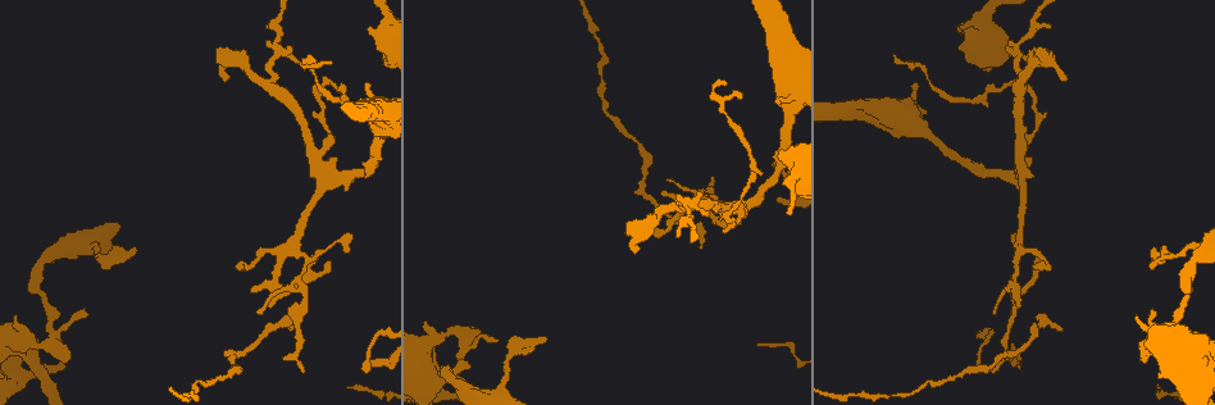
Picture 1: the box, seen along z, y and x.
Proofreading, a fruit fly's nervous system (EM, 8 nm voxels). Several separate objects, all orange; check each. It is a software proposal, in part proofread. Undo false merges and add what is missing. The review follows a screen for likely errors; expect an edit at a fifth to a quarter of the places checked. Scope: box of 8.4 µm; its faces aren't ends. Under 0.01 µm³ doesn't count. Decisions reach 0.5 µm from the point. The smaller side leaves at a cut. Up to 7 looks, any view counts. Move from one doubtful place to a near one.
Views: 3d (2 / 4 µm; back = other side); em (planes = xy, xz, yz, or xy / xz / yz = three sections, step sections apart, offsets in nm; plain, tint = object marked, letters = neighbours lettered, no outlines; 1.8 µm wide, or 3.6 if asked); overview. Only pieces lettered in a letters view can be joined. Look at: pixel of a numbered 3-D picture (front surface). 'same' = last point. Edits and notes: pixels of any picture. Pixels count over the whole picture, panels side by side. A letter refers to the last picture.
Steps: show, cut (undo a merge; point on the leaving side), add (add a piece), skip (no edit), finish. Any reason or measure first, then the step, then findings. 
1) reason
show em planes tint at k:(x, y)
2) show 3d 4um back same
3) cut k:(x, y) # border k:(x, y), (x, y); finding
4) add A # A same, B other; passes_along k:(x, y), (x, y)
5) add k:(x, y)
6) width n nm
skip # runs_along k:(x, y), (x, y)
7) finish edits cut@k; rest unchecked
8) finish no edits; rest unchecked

free end
show em planes letters at 1:(368, 30)

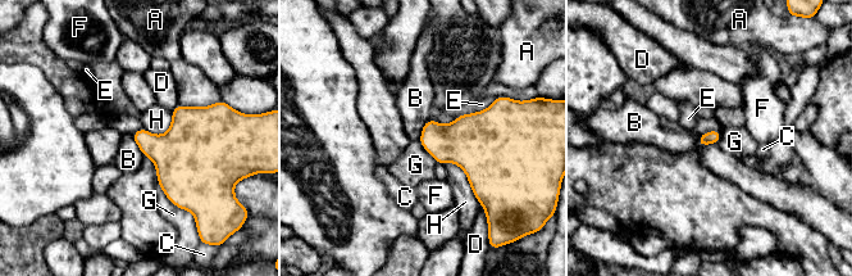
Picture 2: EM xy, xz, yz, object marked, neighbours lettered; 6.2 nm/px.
longest_contact H 340 nm
skip # A other, B other, C other, D other, E other, F other, G other, H other; no lettered piece goes on from it

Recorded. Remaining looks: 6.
three arms meet
show 3d 2um at 1:(271, 85)

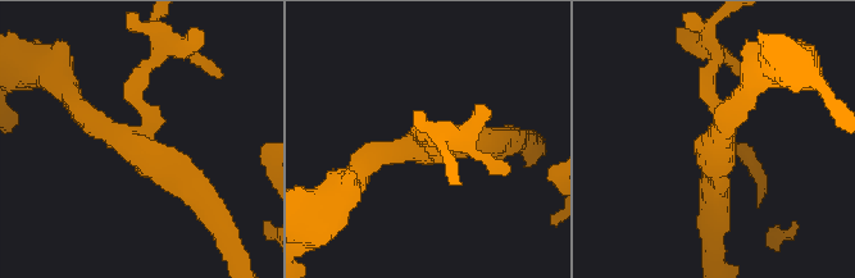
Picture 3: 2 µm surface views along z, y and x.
arms 3
show em xy step 8 letters at 3:(430, 147)

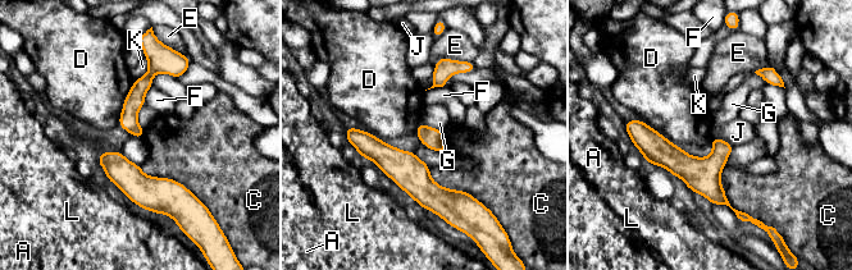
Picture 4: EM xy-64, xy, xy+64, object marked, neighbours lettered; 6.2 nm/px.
skip # A other, C other, D other, E other, F other, G other, J other, K other, L other; continuous, no second neuron

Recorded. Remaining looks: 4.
arms run side by side
show em planes plain at 1:(1016, 250)

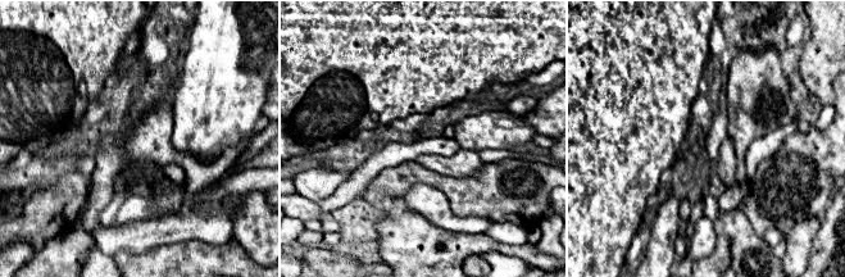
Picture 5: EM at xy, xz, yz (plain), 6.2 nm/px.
where the object lies
show em planes tint same

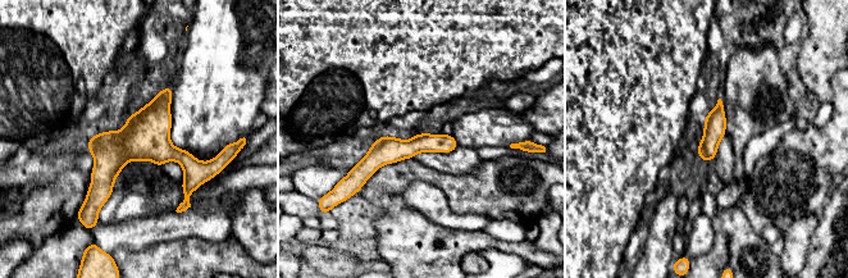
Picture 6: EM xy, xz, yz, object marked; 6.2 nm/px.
what lies round it
show em planes letters same

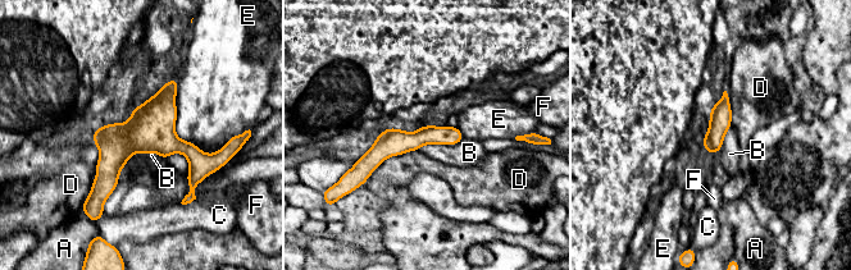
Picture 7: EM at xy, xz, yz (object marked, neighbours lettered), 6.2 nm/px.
skip # A other, B other, C other, D other, E other, F other; continuous, no second neuron

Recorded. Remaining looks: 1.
finish no edits; rest unchecked

